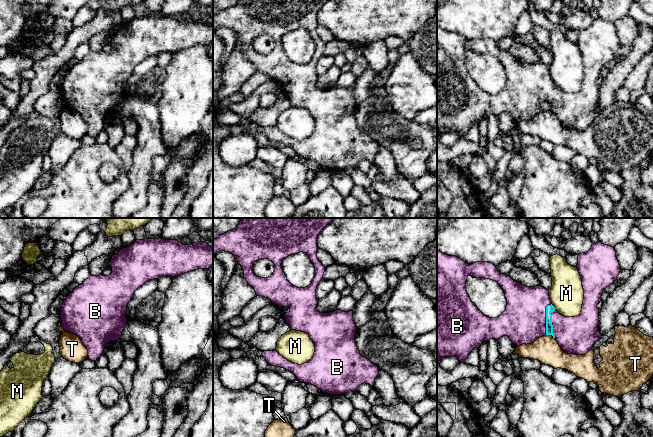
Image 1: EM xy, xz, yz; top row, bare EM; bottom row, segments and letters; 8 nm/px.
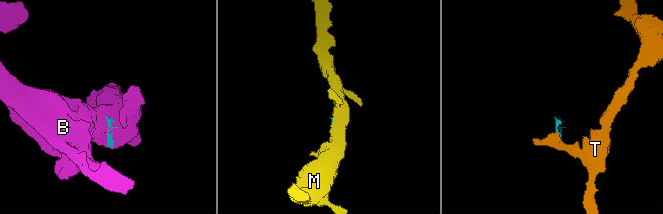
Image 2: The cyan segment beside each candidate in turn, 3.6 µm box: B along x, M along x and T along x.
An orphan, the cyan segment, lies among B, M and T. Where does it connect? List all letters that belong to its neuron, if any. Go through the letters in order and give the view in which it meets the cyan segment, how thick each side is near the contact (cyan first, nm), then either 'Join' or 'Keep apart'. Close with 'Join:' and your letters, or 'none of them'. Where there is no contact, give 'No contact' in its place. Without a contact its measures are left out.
B: Touches cyan in yz. Thickness 60 nm (cyan) against 360 nm. Join
M: Touches cyan in yz. Thickness 60 nm (cyan) against 280 nm. Keep apart
T: Touches cyan in yz. Thickness 60 nm (cyan) against 220 nm. Keep apart
Join: B

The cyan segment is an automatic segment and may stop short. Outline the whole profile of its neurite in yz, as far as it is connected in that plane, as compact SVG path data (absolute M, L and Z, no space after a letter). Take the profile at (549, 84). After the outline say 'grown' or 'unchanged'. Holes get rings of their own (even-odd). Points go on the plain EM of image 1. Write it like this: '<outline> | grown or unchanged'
M600 17L593 19L591 25L578 31L577 45L582 55L584 65L584 76L581 89L575 93L565 93L555 86L549 72L549 66L544 63L527 63L514 57L509 51L501 50L495 41L488 38L476 38L467 40L456 32L449 32L437 27L437 138L444 133L456 132L460 138L464 138L469 129L480 123L484 117L489 115L499 116L508 112L516 122L531 120L545 111L552 111L559 122L568 130L584 131L592 126L595 118L604 112L598 107L599 85L597 80L601 77L603 66L609 63L619 51L621 45L616 33L614 23L604 21ZM469 52L485 54L496 57L503 65L507 75L506 86L497 94L485 92L471 77L466 67L466 56Z | grown

